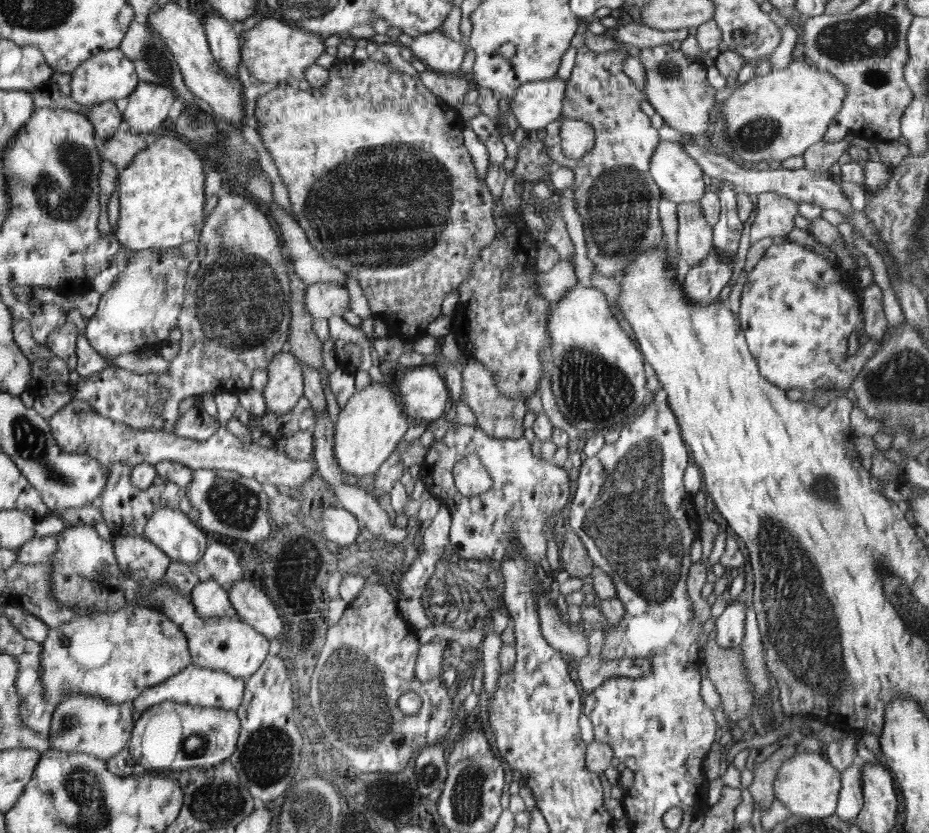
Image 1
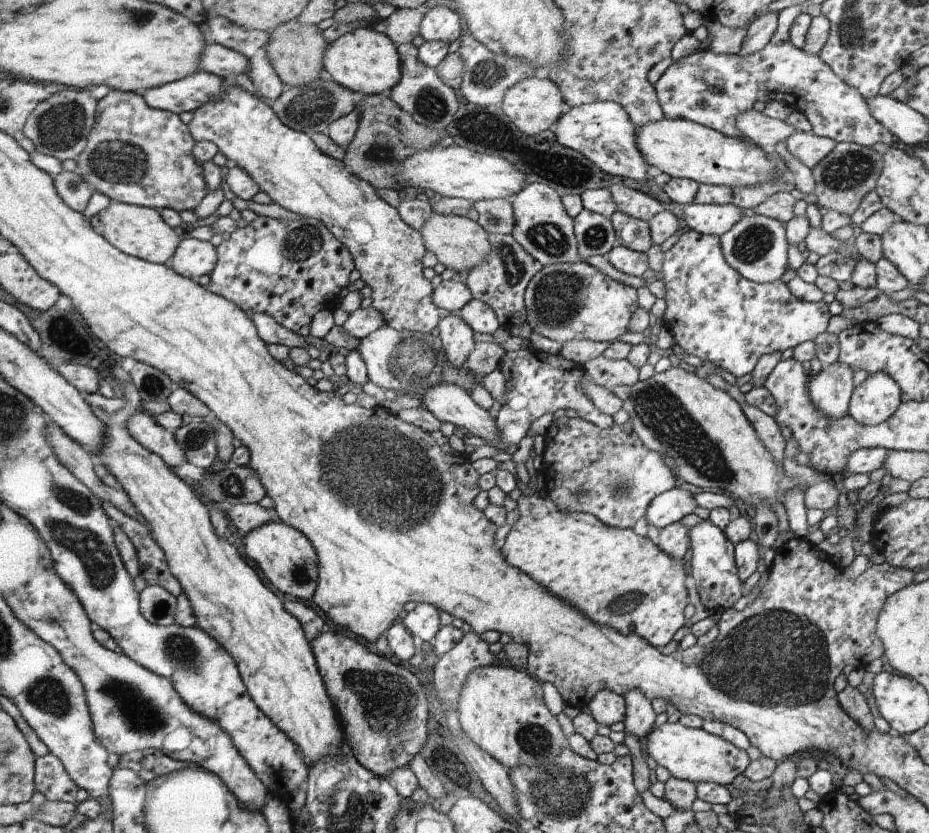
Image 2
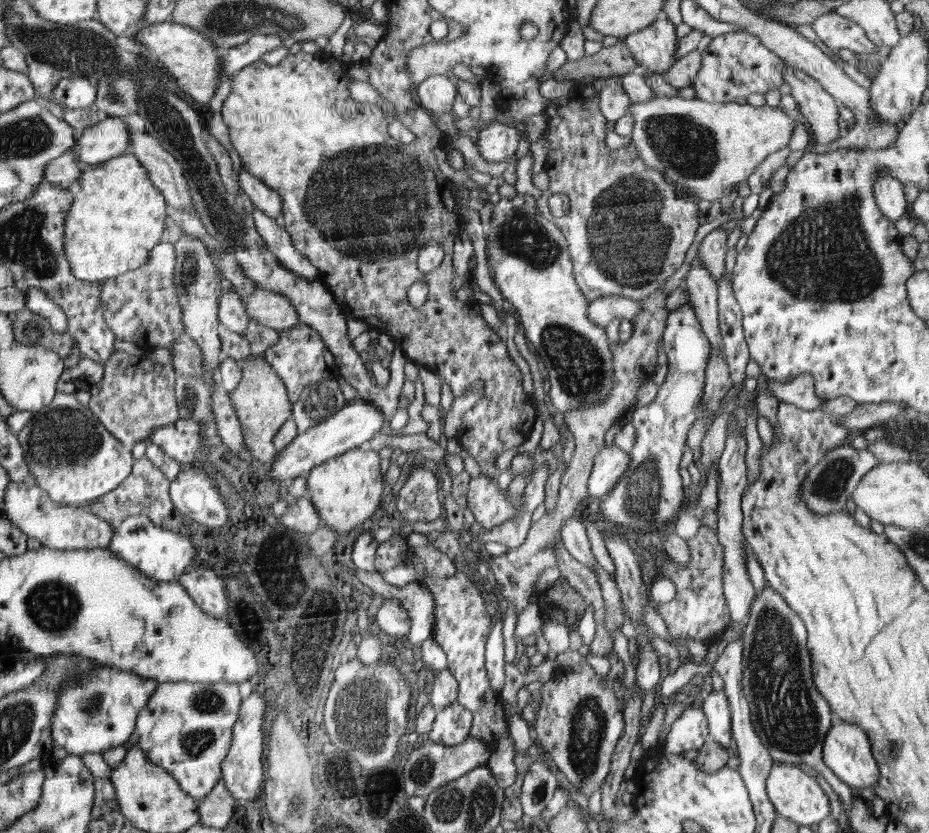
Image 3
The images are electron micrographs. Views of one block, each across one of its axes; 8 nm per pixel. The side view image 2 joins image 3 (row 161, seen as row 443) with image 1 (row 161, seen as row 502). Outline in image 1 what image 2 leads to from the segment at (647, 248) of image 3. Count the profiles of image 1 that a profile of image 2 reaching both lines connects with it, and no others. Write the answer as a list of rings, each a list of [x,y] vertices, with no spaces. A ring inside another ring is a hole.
[[[622,42],[620,47],[606,54],[595,53],[588,48],[577,49],[575,65],[567,80],[564,110],[541,134],[546,148],[549,148],[549,158],[554,166],[566,167],[575,174],[575,210],[582,220],[587,257],[593,262],[596,272],[608,278],[620,277],[625,273],[625,266],[633,261],[632,257],[641,256],[645,250],[657,247],[664,240],[660,215],[662,192],[650,174],[650,160],[658,144],[658,130],[652,128],[650,118],[640,110],[642,92],[636,90],[634,82],[622,72],[624,60],[628,56],[626,45]],[[565,118],[583,120],[594,129],[593,147],[580,159],[569,158],[561,149],[561,124]]]

